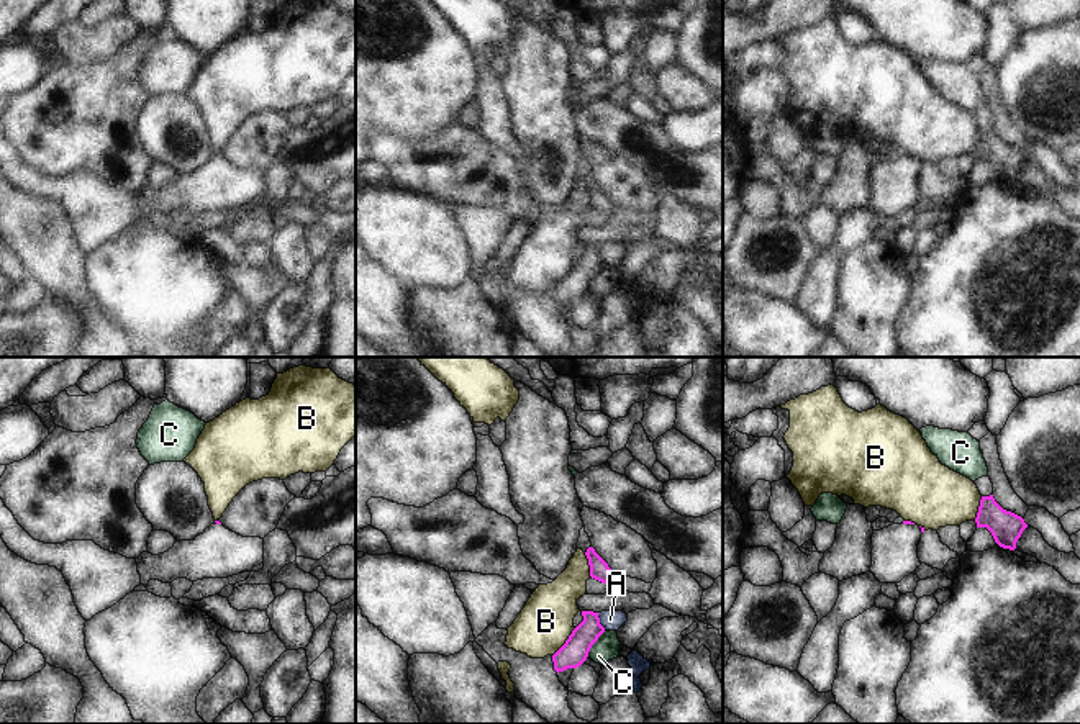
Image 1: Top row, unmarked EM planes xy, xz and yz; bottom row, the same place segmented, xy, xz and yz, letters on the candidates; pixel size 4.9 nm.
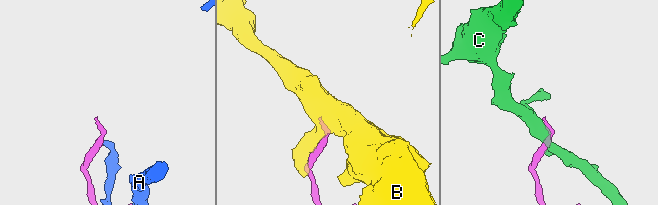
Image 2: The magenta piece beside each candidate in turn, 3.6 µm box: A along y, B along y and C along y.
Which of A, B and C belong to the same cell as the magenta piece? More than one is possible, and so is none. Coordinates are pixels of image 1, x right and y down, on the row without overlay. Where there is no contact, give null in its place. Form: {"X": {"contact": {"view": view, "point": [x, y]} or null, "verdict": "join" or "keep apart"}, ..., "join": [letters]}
{"A": {"contact": {"view": "xz", "point": [598, 254]}, "verdict": "keep apart"}, "B": {"contact": {"view": "xz", "point": [566, 276]}, "verdict": "keep apart"}, "C": {"contact": {"view": "xz", "point": [594, 276]}, "verdict": "keep apart"}, "join": []}

